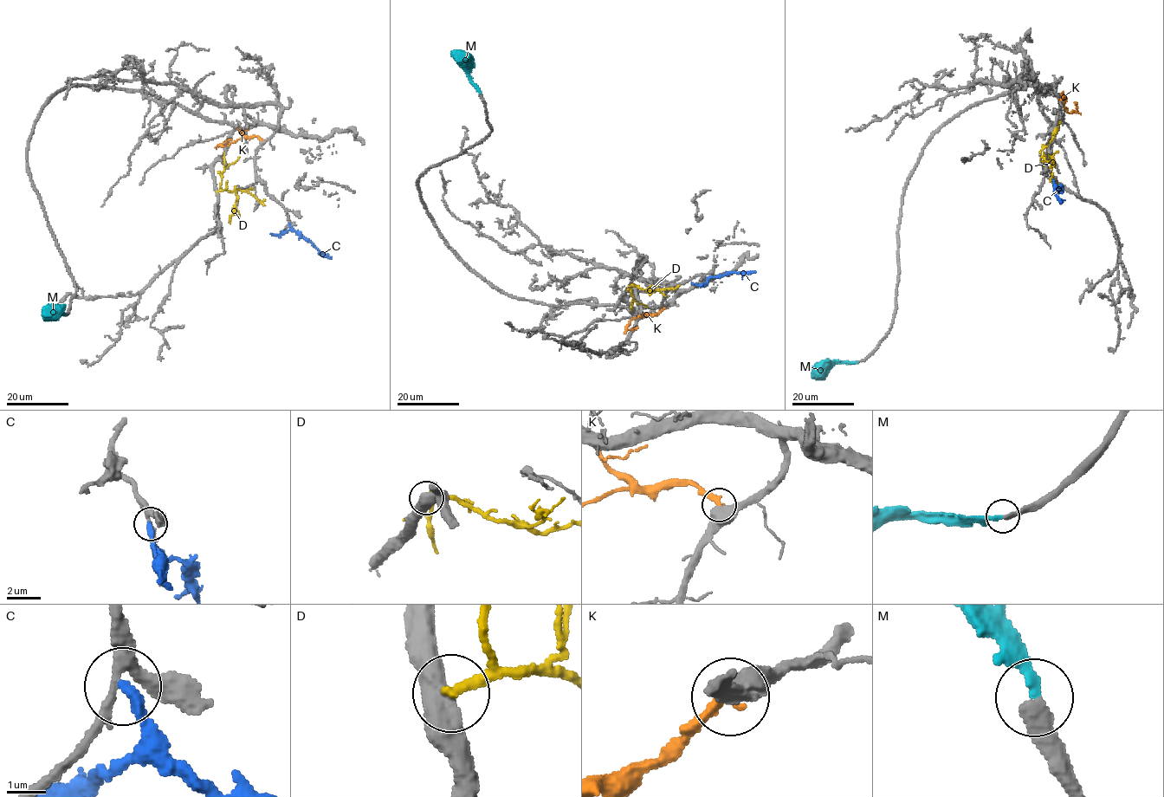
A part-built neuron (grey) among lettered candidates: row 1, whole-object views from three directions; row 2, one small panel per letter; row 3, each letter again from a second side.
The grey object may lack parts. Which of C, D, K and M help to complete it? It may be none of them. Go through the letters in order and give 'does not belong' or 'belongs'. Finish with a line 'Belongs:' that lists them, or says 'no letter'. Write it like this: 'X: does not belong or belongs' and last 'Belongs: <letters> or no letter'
C: does not belong
D: does not belong
K: does not belong
M: belongs
Belongs: M

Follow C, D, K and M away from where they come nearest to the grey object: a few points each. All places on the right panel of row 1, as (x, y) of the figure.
C: (1053, 179), (1060, 202)
D: (1043, 165), (1052, 155), (1054, 165), (1052, 166)
K: (1060, 100), (1064, 98), (1063, 106), (1070, 113), (1077, 107), (1075, 102)
M: (857, 361), (831, 363), (819, 375), (811, 377)

